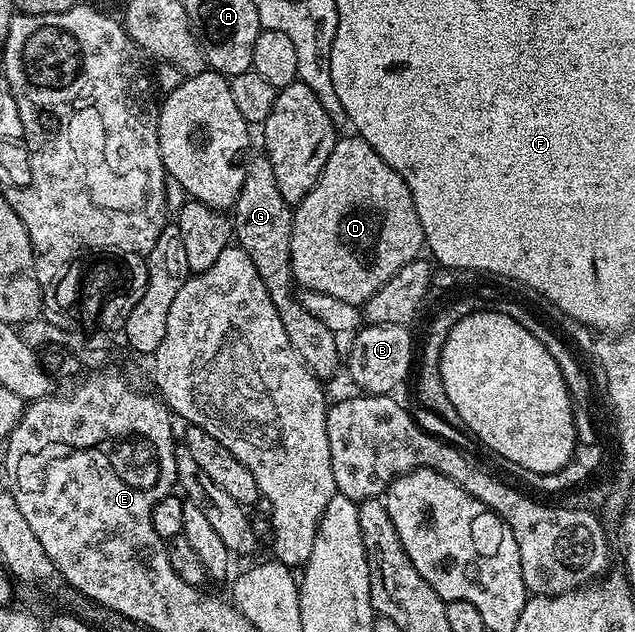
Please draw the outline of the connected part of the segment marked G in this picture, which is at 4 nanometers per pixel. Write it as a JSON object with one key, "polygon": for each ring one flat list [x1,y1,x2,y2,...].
{"polygon":[[265,154,249,157,244,186,232,209,232,223,237,247,243,248,248,254,248,258,252,258,252,266,256,266,260,278,266,284,268,298,272,298,272,306,276,306,276,314,280,314,280,322,284,322,284,330,288,333,288,342,292,342,292,350,296,350,296,354,300,354,300,358,308,366,308,370,312,370,316,379,329,382,337,374,338,364,340,368,340,356,338,360,339,337,328,326,324,326,319,318,304,310,299,293,296,290,294,293,294,288,296,289,294,271,292,270,294,208,286,201,284,194,280,194,276,184,276,174,272,172,272,162]]}

